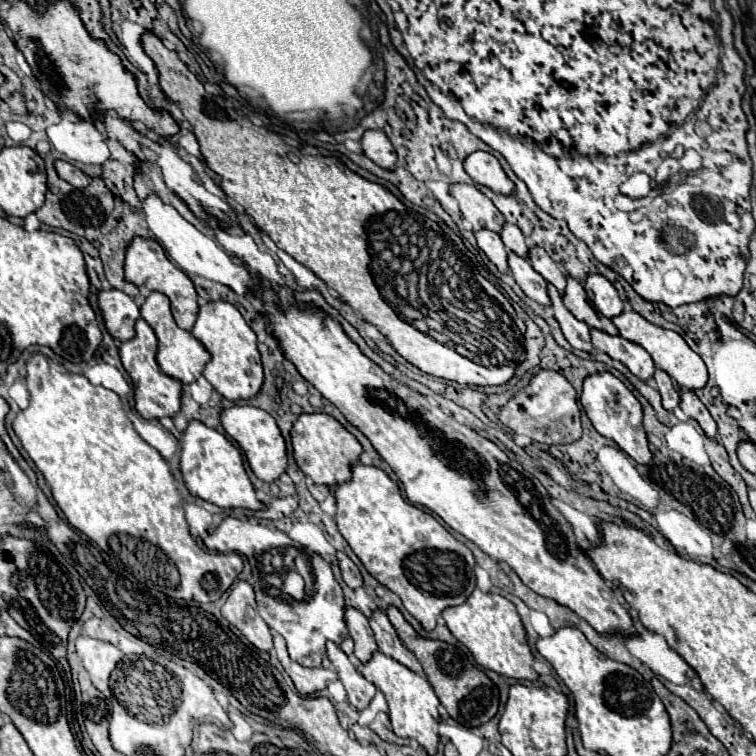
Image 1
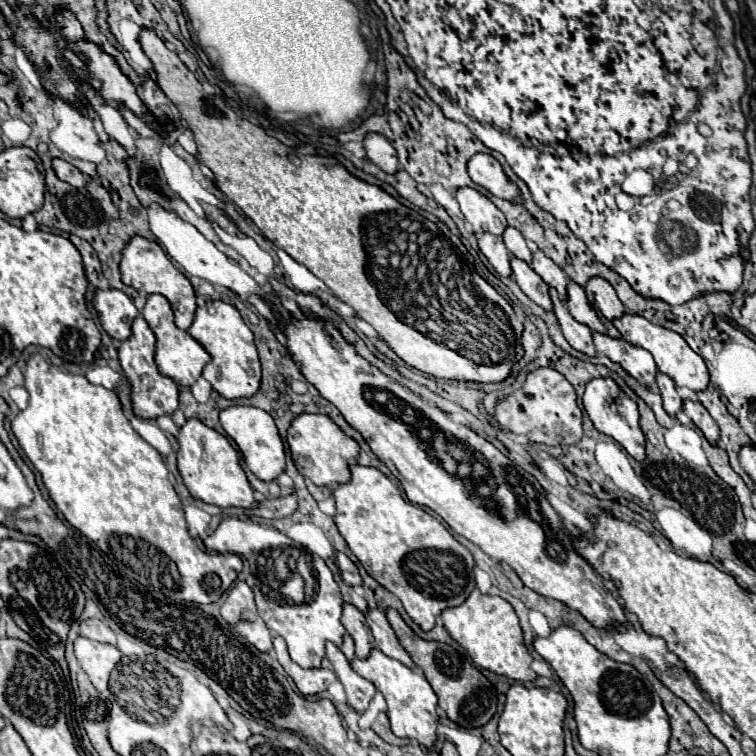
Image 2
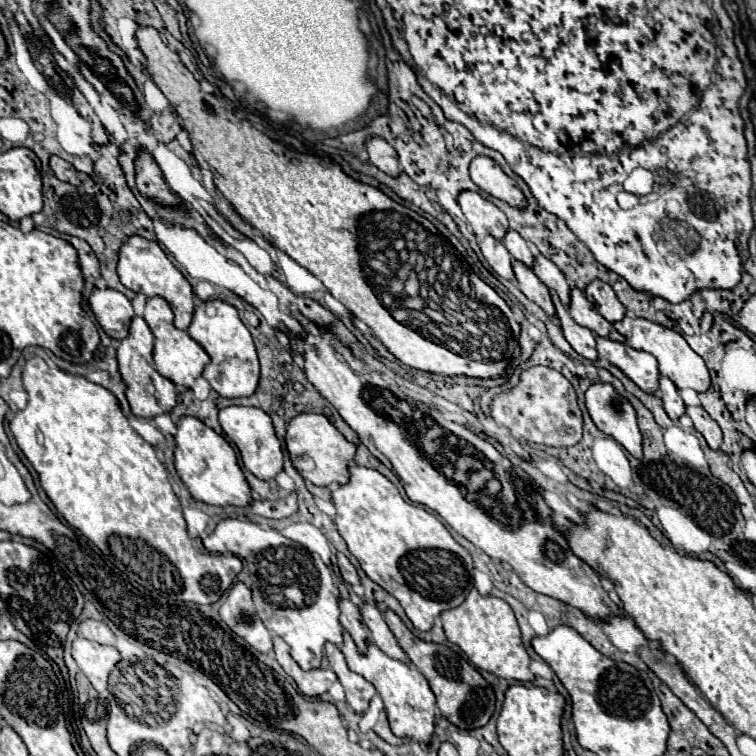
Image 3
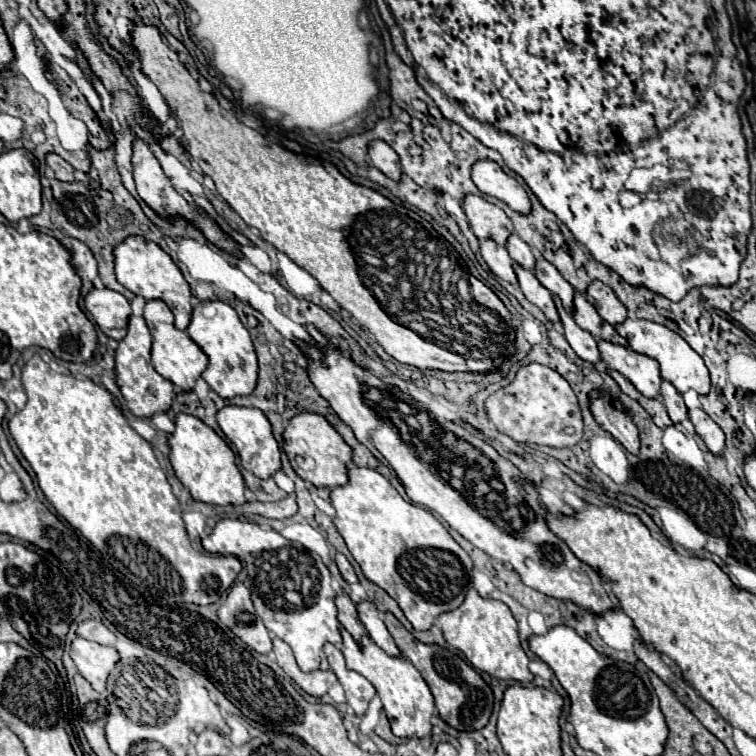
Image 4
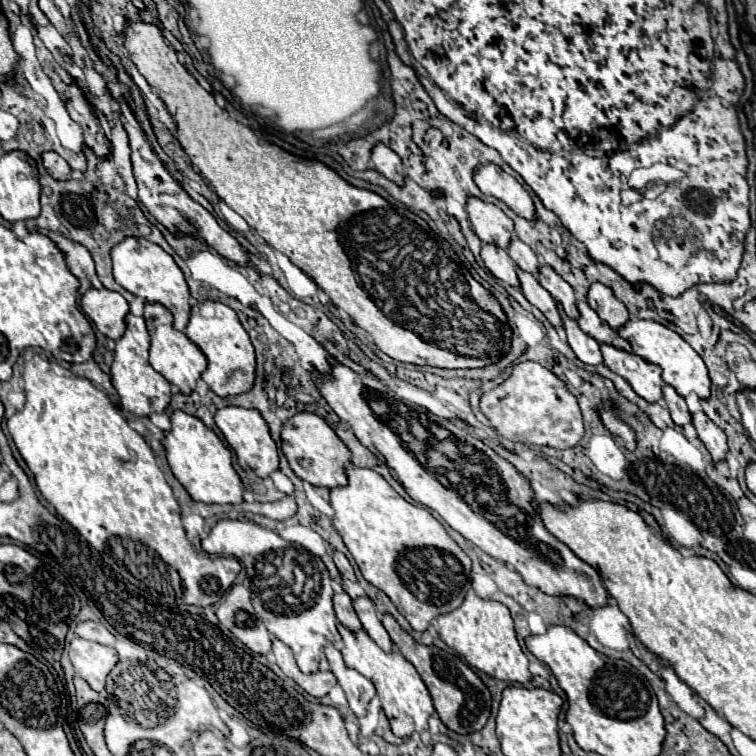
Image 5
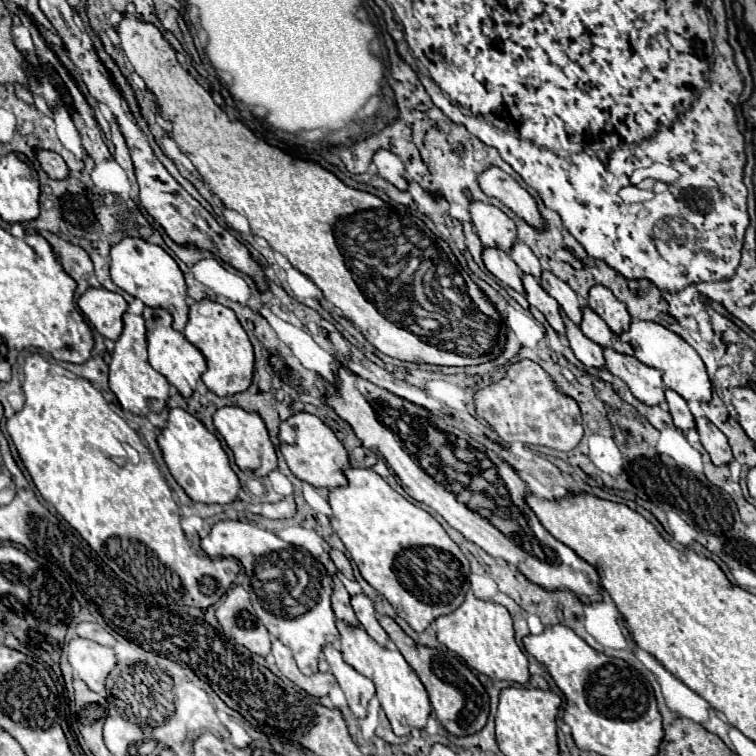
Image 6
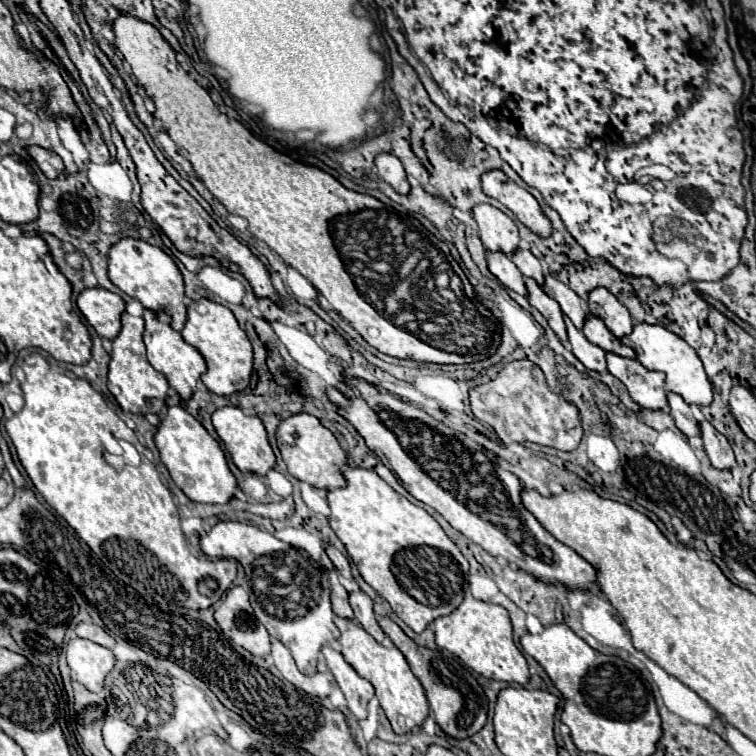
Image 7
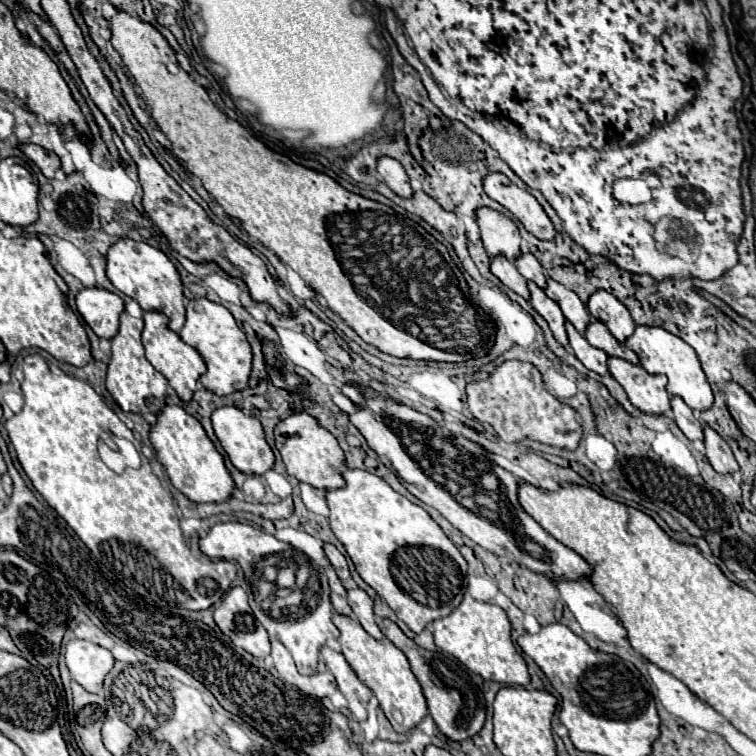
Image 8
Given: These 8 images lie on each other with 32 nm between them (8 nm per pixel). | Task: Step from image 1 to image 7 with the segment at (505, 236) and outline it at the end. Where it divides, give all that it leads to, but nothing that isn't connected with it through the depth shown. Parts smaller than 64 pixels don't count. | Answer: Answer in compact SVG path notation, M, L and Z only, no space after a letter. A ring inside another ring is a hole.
M518 246L518 252L514 252L512 262L518 266L518 270L520 270L524 276L530 276L530 278L534 278L538 284L542 284L544 272L542 272L540 260L538 260L528 248Z

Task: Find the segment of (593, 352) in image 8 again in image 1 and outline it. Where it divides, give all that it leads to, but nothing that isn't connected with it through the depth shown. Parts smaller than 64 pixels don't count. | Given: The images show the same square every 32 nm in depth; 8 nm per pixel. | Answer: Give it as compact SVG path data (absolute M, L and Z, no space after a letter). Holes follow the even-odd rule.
M548 284L548 294L550 294L550 300L552 300L554 318L560 322L560 328L562 328L566 340L572 344L572 348L592 352L588 324L582 324L582 320L578 320L578 318L572 316L572 312L560 300L560 292L552 284Z

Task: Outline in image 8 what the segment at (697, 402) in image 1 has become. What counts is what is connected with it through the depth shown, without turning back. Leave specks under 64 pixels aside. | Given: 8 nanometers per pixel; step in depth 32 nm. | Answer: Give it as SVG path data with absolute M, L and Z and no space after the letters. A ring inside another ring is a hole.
M704 426L704 446L706 446L706 458L716 472L732 474L738 470L738 464L734 460L734 454L728 442L710 426Z

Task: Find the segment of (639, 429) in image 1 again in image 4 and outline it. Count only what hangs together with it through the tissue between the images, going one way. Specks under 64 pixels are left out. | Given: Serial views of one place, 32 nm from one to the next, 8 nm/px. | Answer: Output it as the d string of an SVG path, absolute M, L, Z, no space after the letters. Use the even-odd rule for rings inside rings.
M598 388L588 394L590 412L600 428L612 434L630 454L638 454L640 450L640 434L634 424L632 414L610 394L610 390Z

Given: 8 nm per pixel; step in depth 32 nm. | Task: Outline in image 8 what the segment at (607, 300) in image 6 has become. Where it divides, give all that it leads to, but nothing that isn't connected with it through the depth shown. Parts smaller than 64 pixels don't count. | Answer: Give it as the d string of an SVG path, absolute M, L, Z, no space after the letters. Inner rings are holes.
M596 290L588 300L588 310L592 318L600 320L616 340L624 342L636 328L628 308L610 292Z

